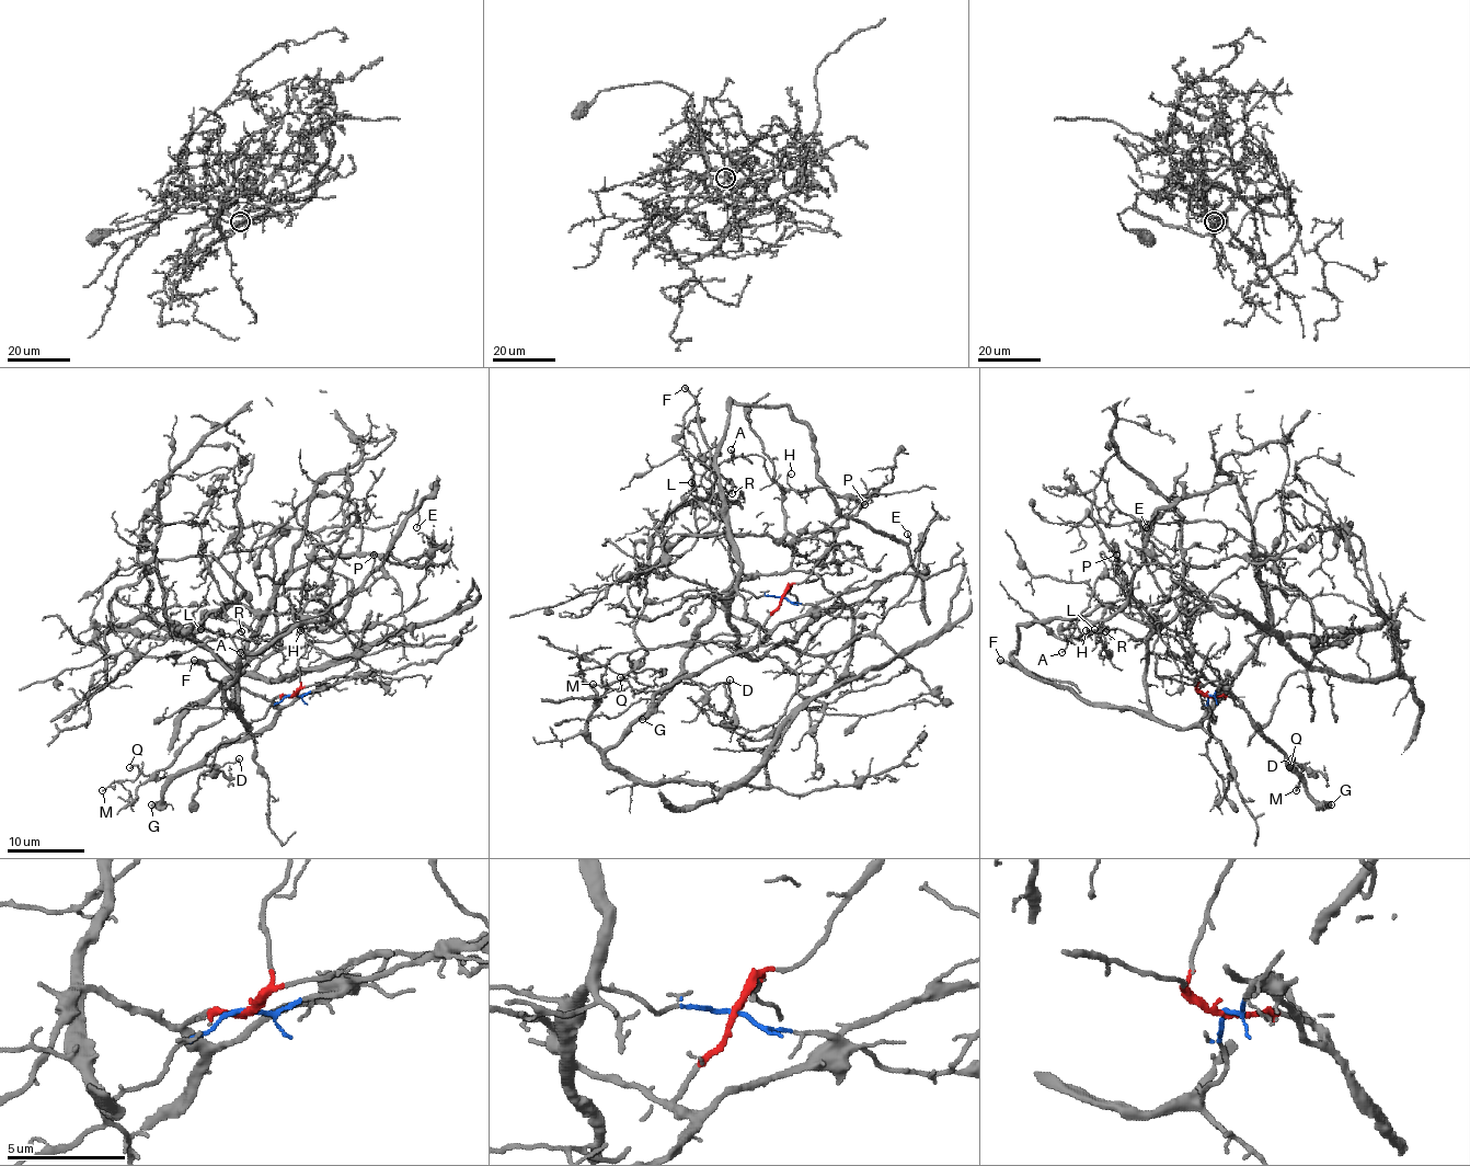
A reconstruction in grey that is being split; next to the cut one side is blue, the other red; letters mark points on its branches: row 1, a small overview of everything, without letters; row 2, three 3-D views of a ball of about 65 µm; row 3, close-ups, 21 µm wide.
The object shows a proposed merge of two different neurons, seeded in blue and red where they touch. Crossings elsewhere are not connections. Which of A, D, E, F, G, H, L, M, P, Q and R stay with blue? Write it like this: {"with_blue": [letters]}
{"with_blue": ["A", "E", "F", "H", "L", "P", "R"]}

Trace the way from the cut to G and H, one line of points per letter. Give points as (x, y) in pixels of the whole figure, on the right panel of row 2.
G: (1208, 696), (1235, 696), (1318, 801), (1331, 804)
H: (1208, 696), (1199, 726), (1170, 727), (1150, 711), (1150, 630), (1117, 608), (1087, 630)

